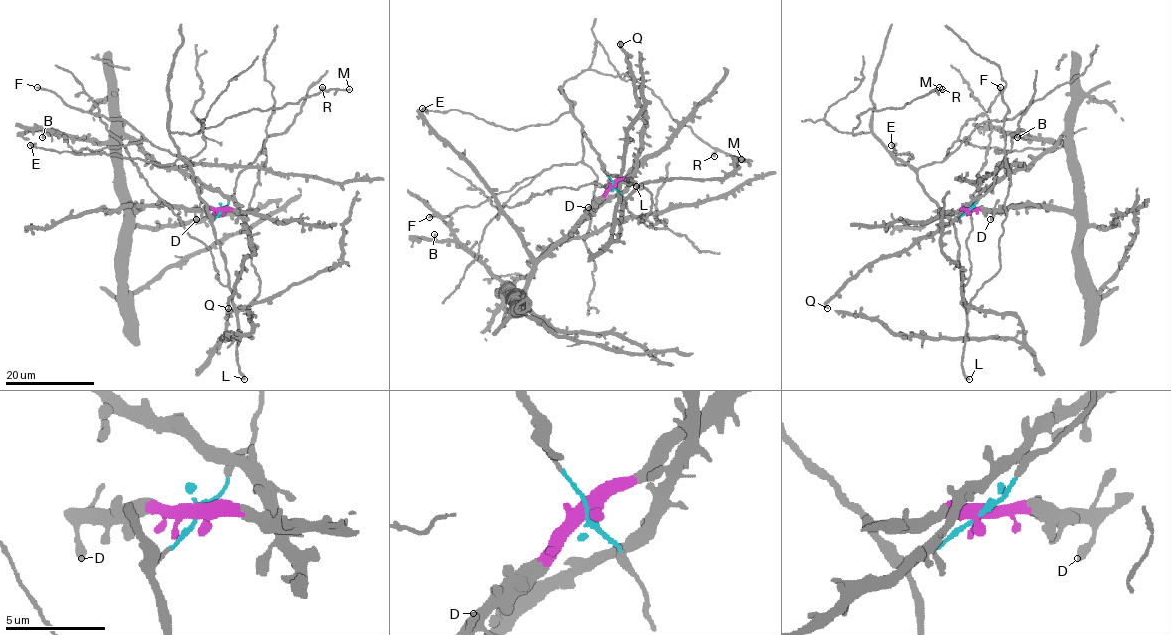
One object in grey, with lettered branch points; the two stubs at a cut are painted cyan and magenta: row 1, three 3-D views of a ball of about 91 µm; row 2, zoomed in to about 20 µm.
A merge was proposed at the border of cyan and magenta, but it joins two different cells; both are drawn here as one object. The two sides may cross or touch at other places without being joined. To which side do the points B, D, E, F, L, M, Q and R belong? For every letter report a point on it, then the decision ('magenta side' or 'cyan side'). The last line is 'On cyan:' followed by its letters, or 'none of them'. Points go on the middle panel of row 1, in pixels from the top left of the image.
B: place (434, 234); magenta side
D: place (588, 207); magenta side
E: place (422, 108); cyan side
F: place (429, 217); cyan side
L: place (636, 186); cyan side
M: place (741, 159); cyan side
Q: place (620, 44); magenta side
R: place (714, 156); cyan side
On cyan: E, F, L, M, R

